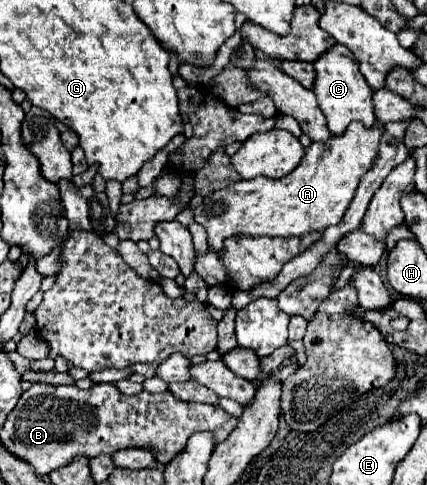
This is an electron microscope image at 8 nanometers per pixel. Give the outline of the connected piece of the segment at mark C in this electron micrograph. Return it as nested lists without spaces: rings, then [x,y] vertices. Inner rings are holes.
[[[334,45],[332,49],[328,49],[328,53],[324,53],[324,57],[314,61],[314,67],[316,67],[314,95],[318,99],[318,107],[322,109],[322,113],[326,117],[326,125],[328,125],[330,133],[342,135],[352,121],[360,121],[360,123],[364,123],[364,127],[370,129],[376,123],[372,89],[368,89],[368,83],[364,81],[362,73],[358,71],[356,57],[352,57],[352,53],[348,53],[348,49],[344,49],[344,45]]]

